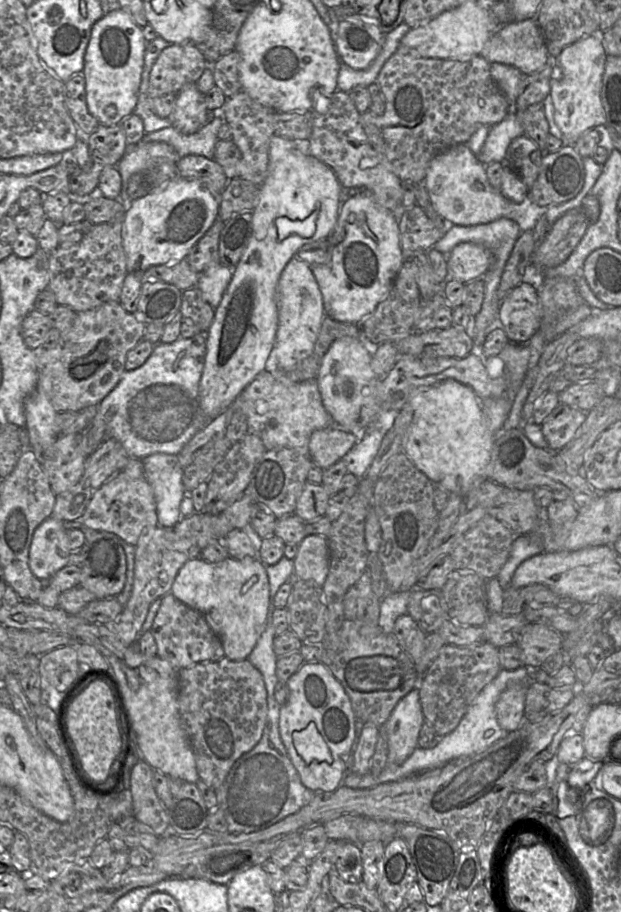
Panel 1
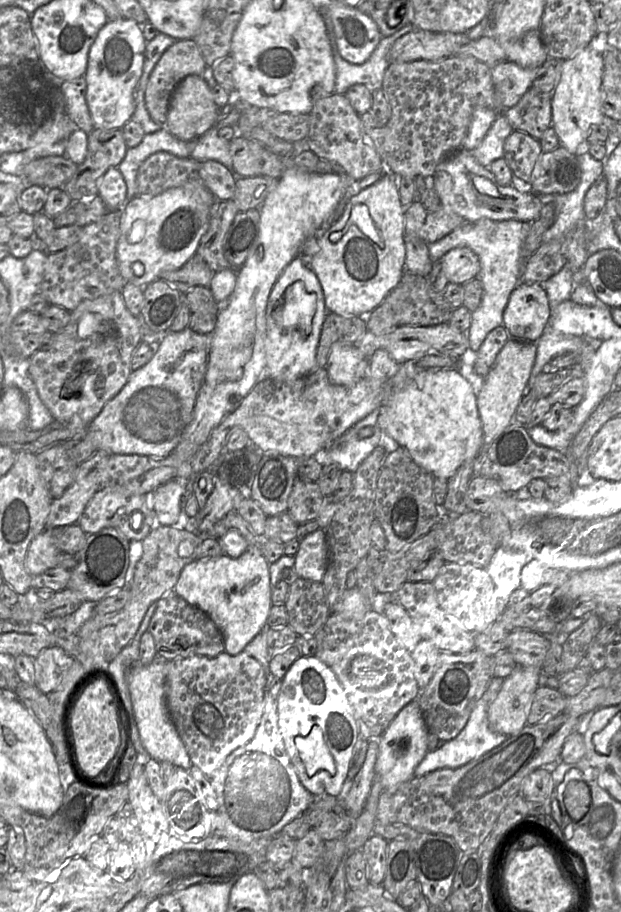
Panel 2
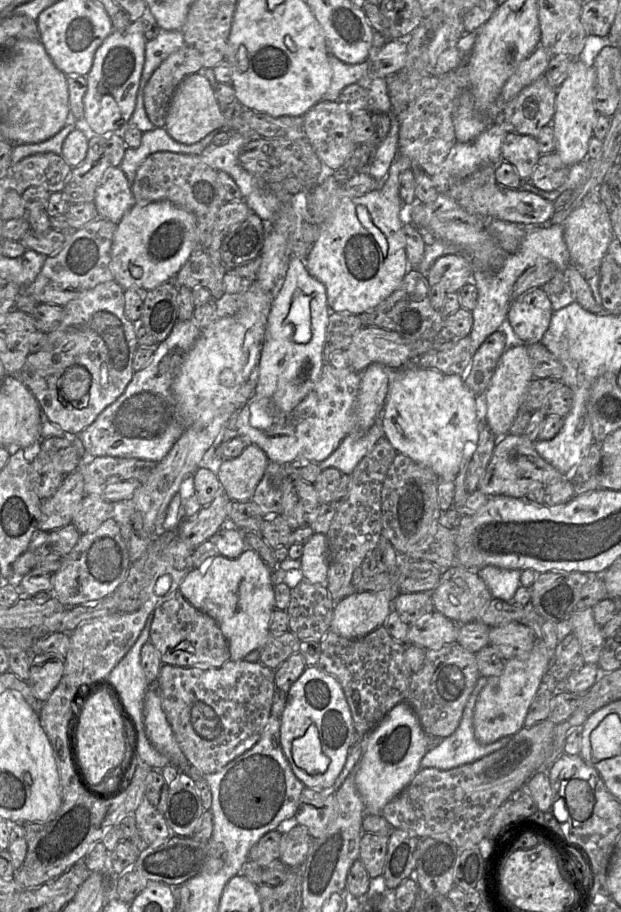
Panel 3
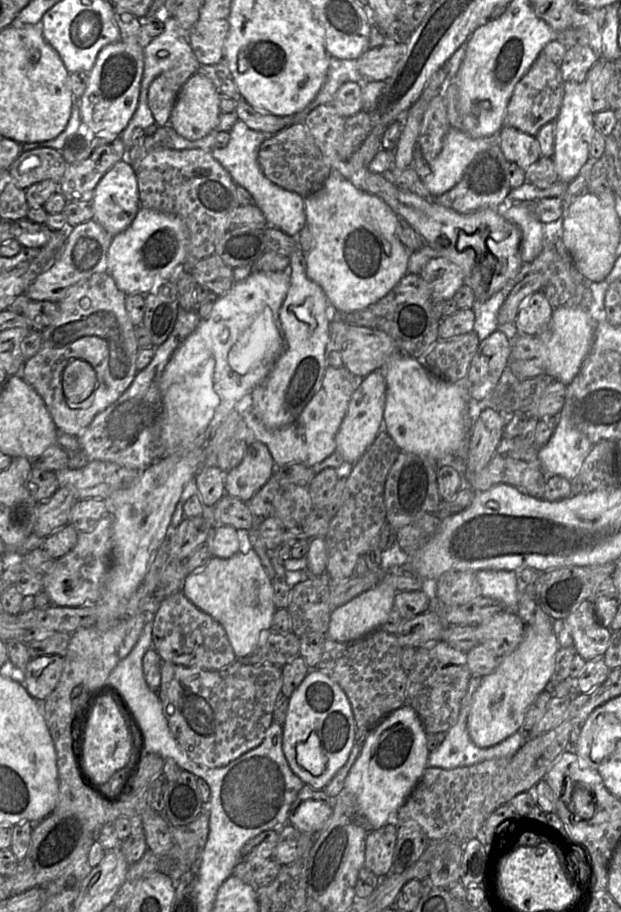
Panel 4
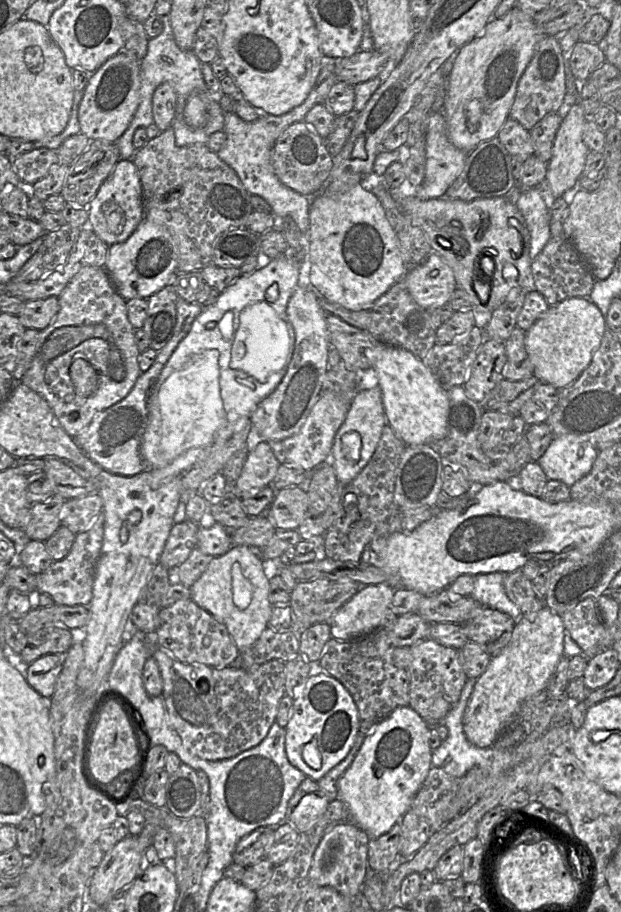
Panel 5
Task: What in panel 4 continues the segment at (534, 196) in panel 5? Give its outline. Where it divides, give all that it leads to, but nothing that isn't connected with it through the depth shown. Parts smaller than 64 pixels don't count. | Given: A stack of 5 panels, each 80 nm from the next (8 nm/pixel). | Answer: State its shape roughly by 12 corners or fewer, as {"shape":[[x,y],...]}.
{"shape":[[505,201],[496,210],[520,228],[521,259],[542,252],[544,224],[534,201]]}

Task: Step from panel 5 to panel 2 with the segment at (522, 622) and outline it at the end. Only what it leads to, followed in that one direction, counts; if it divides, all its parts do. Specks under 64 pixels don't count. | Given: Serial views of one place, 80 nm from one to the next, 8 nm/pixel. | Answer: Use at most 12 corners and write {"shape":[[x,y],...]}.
{"shape":[[516,666],[487,711],[491,731],[527,725],[541,670]]}

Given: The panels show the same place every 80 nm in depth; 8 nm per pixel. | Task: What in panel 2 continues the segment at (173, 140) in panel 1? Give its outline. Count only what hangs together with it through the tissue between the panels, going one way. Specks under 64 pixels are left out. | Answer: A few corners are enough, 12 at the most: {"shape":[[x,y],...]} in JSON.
{"shape":[[215,125],[196,139],[191,158],[232,170],[229,144]]}

